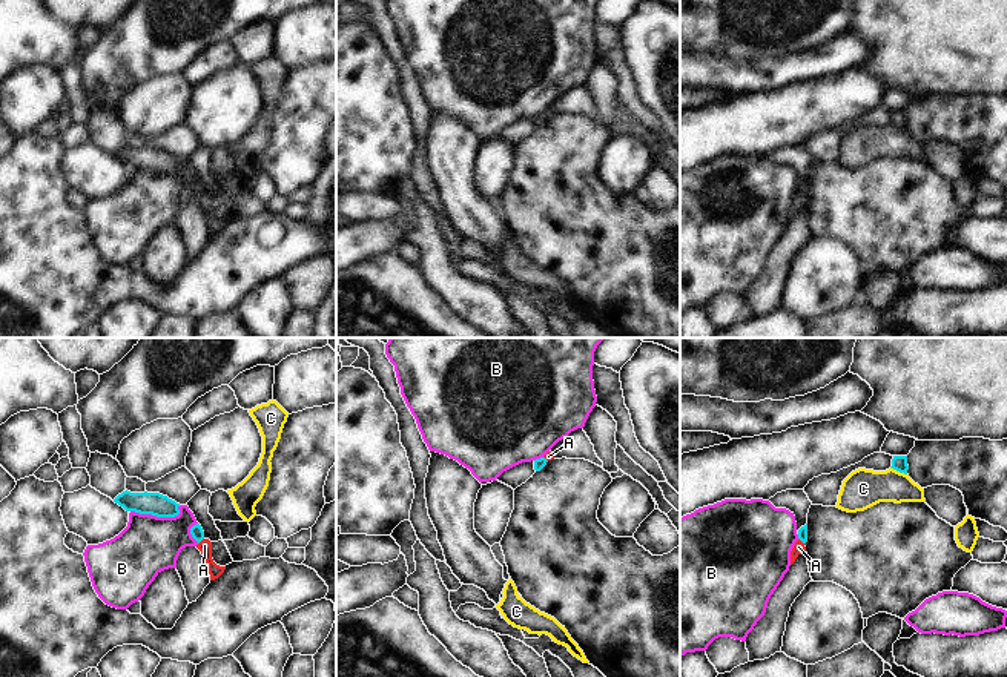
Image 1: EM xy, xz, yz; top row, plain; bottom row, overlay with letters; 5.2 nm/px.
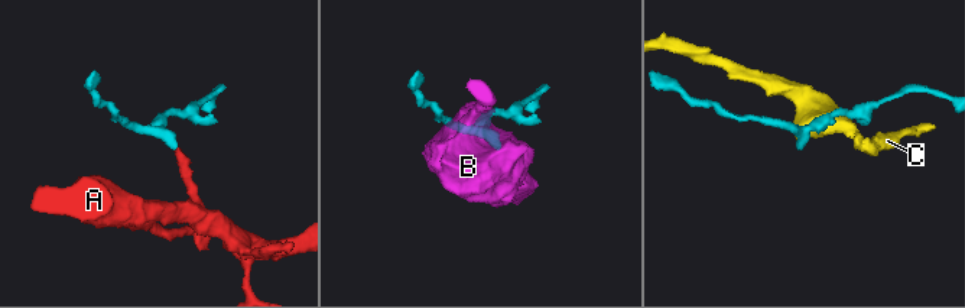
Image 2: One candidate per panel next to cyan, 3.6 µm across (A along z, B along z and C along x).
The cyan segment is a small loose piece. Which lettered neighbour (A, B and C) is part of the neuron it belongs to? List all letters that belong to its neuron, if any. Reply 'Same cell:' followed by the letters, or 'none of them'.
Same cell: A

